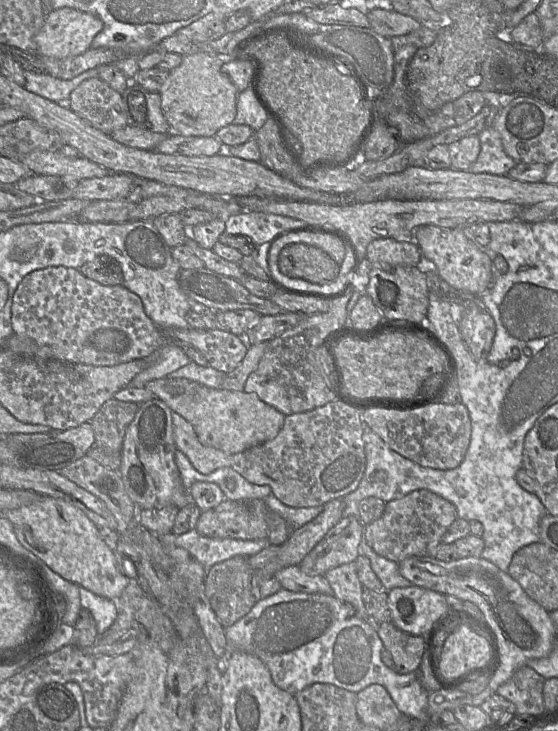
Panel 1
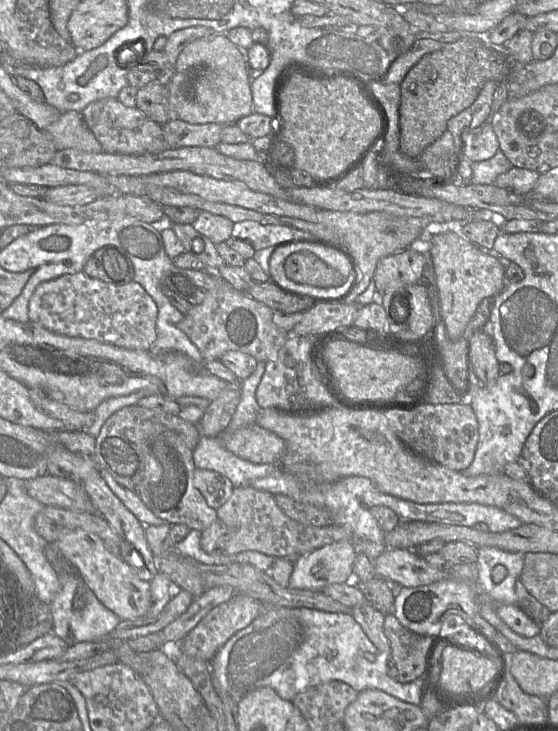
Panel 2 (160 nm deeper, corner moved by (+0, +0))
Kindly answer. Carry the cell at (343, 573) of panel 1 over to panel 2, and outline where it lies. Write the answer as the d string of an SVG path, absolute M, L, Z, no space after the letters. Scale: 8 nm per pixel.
M365 601L351 608L351 614L370 641L381 652L390 654L390 643L384 633L385 615L375 609L369 601Z

